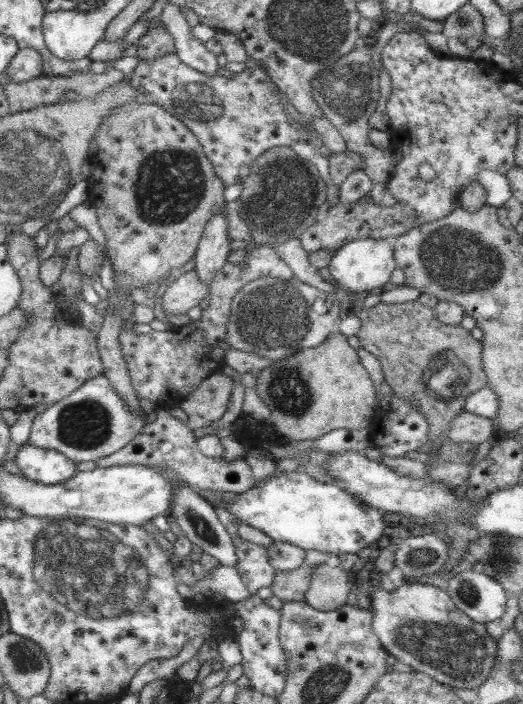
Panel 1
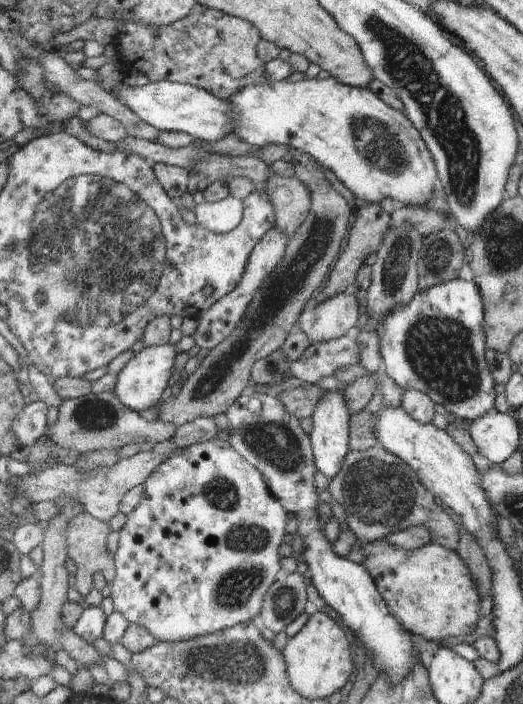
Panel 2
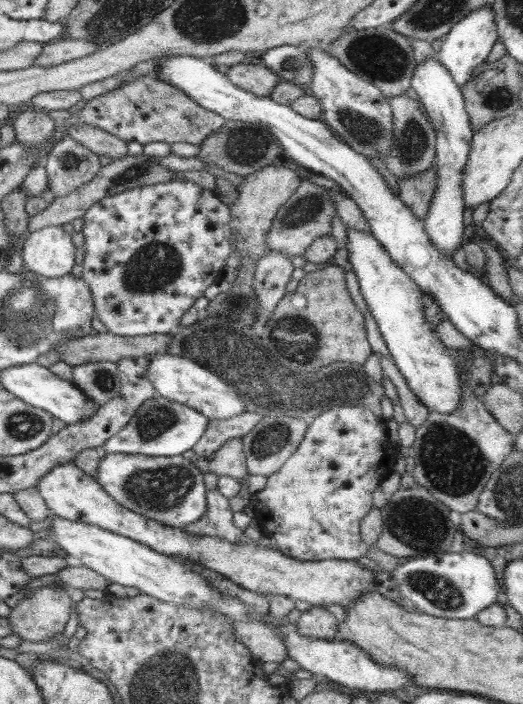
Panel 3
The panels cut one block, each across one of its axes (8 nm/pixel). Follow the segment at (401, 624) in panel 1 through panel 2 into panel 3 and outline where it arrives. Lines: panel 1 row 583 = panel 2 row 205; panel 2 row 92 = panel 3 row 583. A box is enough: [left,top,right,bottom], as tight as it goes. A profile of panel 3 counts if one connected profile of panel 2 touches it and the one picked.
[36,461,375,608]

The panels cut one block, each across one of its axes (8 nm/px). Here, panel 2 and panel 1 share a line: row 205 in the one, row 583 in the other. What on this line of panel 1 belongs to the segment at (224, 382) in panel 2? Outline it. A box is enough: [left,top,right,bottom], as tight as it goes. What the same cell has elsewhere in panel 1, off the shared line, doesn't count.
[305,563,350,610]

